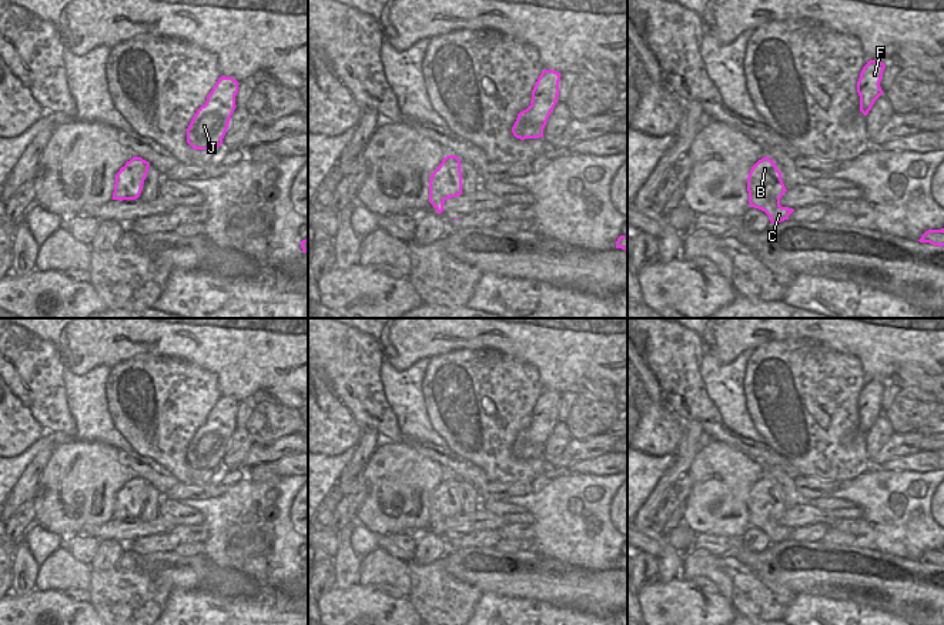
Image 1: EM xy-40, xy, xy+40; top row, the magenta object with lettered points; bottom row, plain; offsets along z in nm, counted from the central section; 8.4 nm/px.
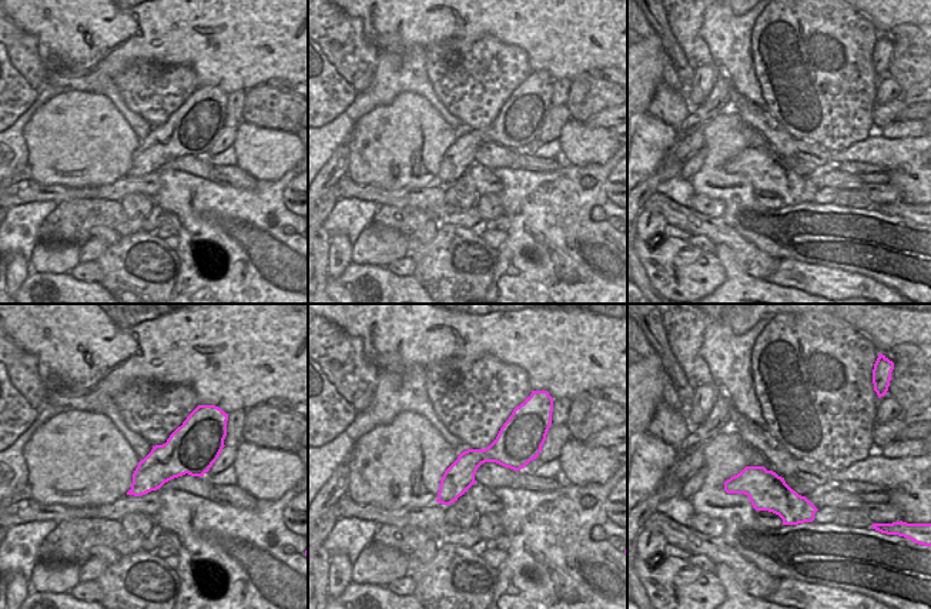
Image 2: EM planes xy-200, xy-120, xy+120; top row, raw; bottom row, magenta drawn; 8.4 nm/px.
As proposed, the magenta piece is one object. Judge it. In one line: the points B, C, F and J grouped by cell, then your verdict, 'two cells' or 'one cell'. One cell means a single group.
B C F J | one cell

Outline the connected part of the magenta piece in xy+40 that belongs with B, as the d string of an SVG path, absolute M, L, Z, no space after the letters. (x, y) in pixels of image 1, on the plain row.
M763 477L751 487L747 497L747 511L750 527L764 531L771 544L789 539L789 535L794 531L780 525L780 518L787 509L781 492L769 477Z

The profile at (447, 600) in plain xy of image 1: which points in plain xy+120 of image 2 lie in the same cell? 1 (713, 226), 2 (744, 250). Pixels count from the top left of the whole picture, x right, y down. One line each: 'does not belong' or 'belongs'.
1: belongs
2: belongs

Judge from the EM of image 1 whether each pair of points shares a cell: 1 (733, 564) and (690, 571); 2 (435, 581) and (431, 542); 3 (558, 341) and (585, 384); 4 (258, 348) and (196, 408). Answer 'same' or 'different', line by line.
1: different
2: different
3: different
4: different

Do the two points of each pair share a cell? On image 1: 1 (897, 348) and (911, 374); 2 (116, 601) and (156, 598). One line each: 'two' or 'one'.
1: two
2: one

